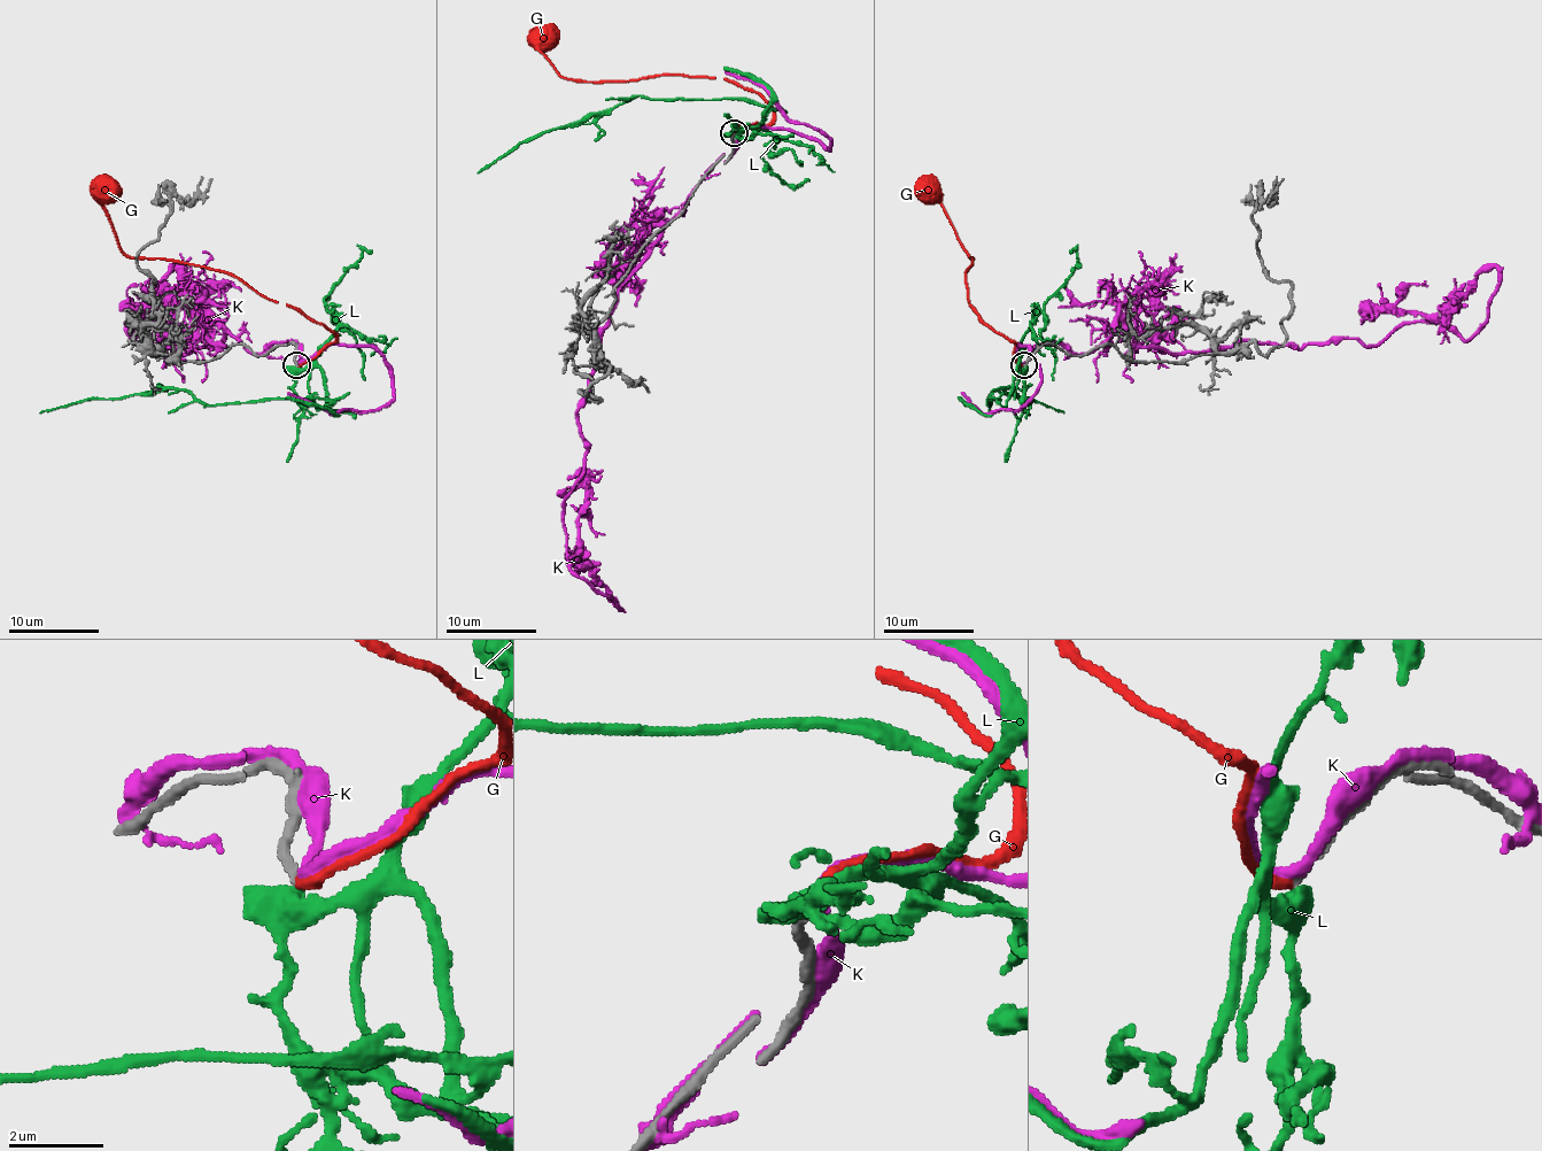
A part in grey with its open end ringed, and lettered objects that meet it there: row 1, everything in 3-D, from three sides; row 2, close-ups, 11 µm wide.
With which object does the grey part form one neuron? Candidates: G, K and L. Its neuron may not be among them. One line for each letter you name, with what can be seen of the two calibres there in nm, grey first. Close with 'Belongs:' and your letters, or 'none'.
G: 200 nm thick on the grey side, 260 nm on the other
Belongs: G

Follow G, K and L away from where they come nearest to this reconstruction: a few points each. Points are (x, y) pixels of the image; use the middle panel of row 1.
G: (735, 133), (773, 117), (773, 110), (756, 92), (733, 82), (705, 77), (566, 79), (539, 49), (541, 36)
K: (735, 133), (619, 288), (578, 409), (566, 565), (621, 607), (578, 539), (575, 488)
L: (735, 133), (758, 124), (769, 110), (742, 99), (649, 99), (635, 94), (624, 103), (519, 143), (478, 172)

